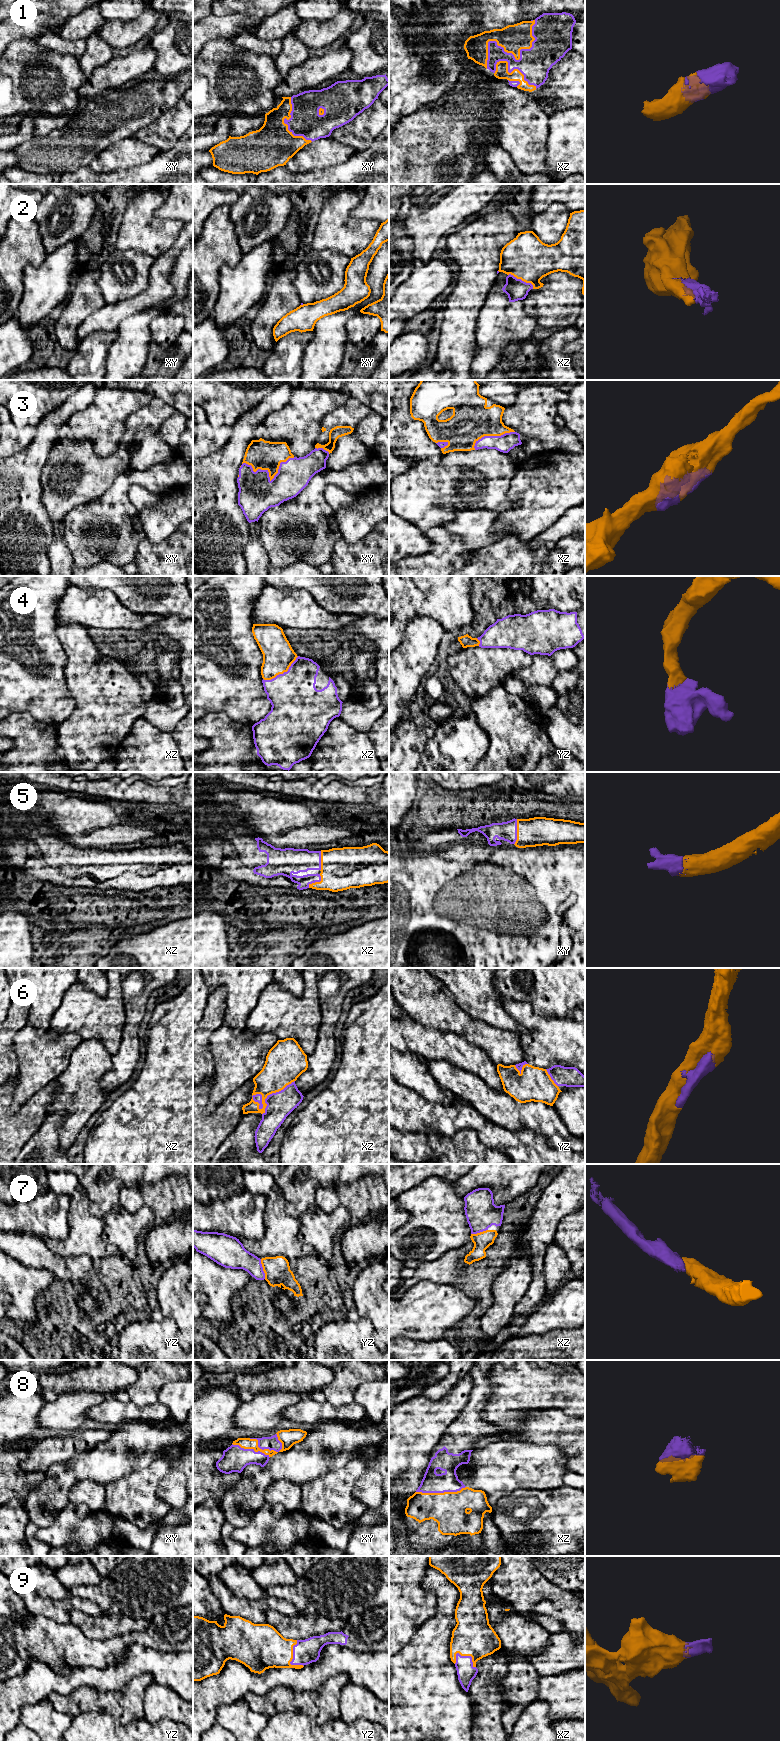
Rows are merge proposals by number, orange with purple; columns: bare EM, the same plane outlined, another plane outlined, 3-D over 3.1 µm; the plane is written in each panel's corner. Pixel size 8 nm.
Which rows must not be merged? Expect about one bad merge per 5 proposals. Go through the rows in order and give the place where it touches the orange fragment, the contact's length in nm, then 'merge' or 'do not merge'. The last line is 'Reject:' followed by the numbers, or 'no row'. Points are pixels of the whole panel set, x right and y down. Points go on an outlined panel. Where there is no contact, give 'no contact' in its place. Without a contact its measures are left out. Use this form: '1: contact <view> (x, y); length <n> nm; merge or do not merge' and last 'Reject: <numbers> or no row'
1: contact xz (512, 53); length 550 nm; merge
2: contact xz (522, 280); length 240 nm; merge
3: contact xy (269, 476); length 420 nm; merge
4: contact xz (282, 673); length 340 nm; merge
5: contact xy (517, 832); length 200 nm; merge
6: contact xz (271, 1093); length 380 nm; merge
7: contact yz (263, 1269); length 170 nm; merge
8: contact xy (257, 1451); length 400 nm; merge
9: contact yz (292, 1658); length 220 nm; merge
Reject: no row

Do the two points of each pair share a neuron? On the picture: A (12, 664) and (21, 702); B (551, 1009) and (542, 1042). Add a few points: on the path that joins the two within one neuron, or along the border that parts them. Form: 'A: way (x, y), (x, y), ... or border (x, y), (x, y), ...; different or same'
A: way (21, 673), (21, 693); same
B: border (529, 1003), (532, 1009), (540, 1015), (573, 1016); different

